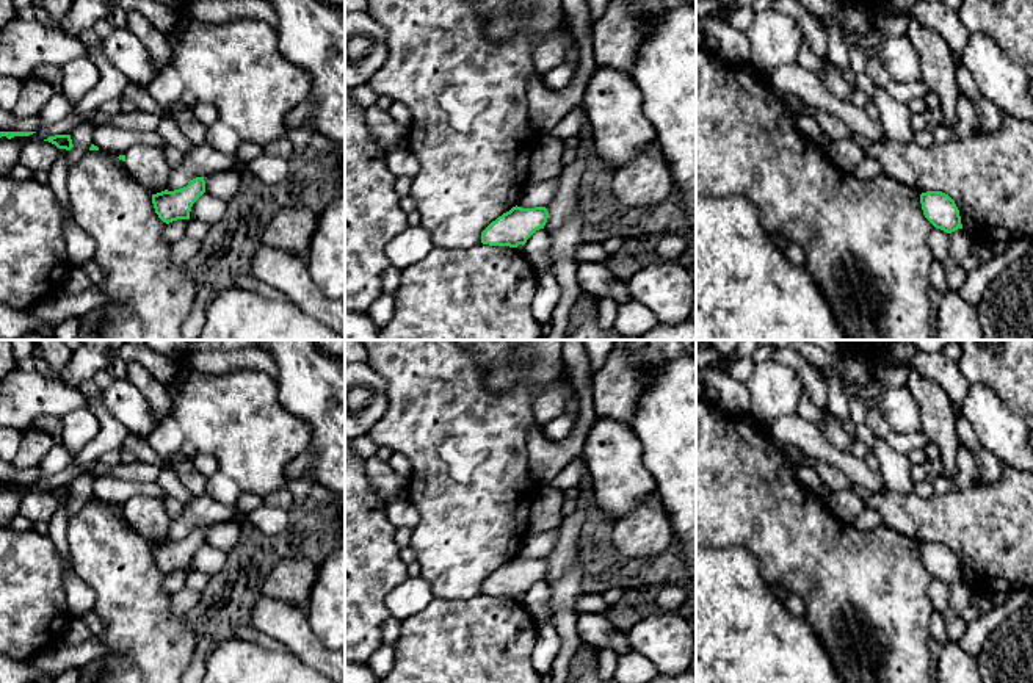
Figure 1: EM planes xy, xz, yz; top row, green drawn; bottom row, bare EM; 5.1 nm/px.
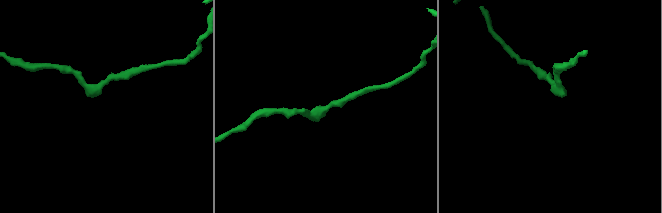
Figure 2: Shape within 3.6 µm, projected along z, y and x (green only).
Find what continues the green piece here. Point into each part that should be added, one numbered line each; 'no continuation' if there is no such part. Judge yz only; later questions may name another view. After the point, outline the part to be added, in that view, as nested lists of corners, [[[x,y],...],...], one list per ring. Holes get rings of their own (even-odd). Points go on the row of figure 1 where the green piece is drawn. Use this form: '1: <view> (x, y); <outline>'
no continuation

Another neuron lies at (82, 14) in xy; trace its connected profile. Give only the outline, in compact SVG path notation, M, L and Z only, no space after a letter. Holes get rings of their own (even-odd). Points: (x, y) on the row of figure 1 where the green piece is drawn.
M72 0L60 28L71 38L80 39L82 33L108 19L108 14L119 5L119 0Z

